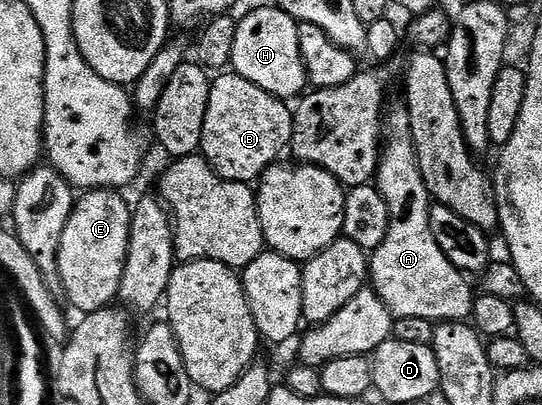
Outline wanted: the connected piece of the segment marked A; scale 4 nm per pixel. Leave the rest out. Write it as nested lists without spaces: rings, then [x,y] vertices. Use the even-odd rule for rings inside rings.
[[[400,104],[393,110],[391,107],[384,115],[380,166],[376,169],[374,182],[382,200],[386,200],[386,208],[390,212],[392,221],[386,232],[386,240],[382,240],[380,247],[370,254],[370,286],[376,289],[376,294],[380,297],[377,299],[388,309],[389,315],[397,319],[420,317],[433,324],[471,319],[474,293],[472,294],[471,288],[468,287],[469,279],[457,266],[450,264],[442,248],[438,248],[438,240],[434,240],[434,232],[430,232],[430,212],[434,202],[422,180],[422,172],[418,168],[407,105]]]

